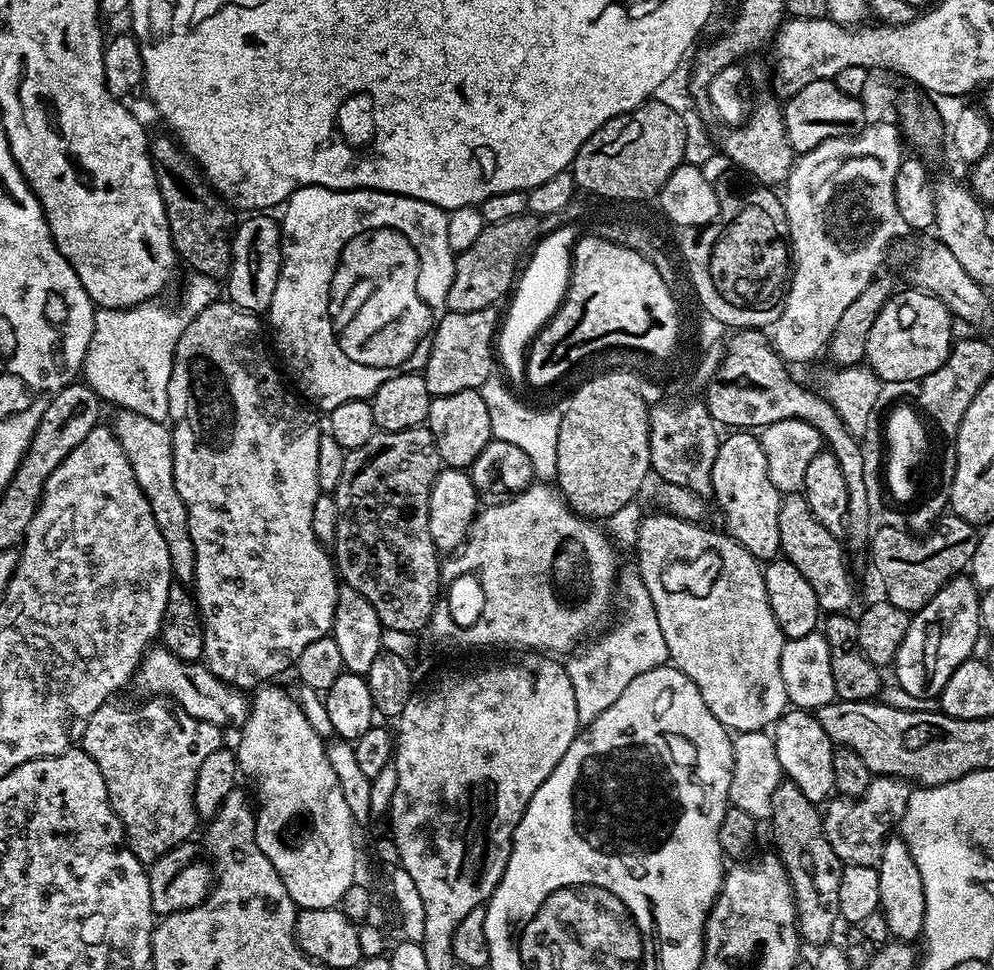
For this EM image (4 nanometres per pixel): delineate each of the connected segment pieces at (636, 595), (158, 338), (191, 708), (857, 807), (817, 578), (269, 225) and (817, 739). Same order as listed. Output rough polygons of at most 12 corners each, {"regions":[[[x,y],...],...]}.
{"regions":[[[621,569],[618,622],[566,660],[578,720],[669,661],[650,592]],[[189,275],[180,308],[96,308],[83,383],[168,420],[178,338],[221,295]],[[152,646],[136,670],[145,697],[202,722],[242,726],[250,700],[207,664]],[[873,775],[823,805],[840,863],[877,867],[913,785]],[[800,492],[780,501],[783,559],[798,566],[821,613],[848,612],[843,543]],[[268,214],[235,225],[226,296],[267,313],[282,259]],[[808,710],[771,733],[781,773],[814,802],[833,795],[833,742]]]}

